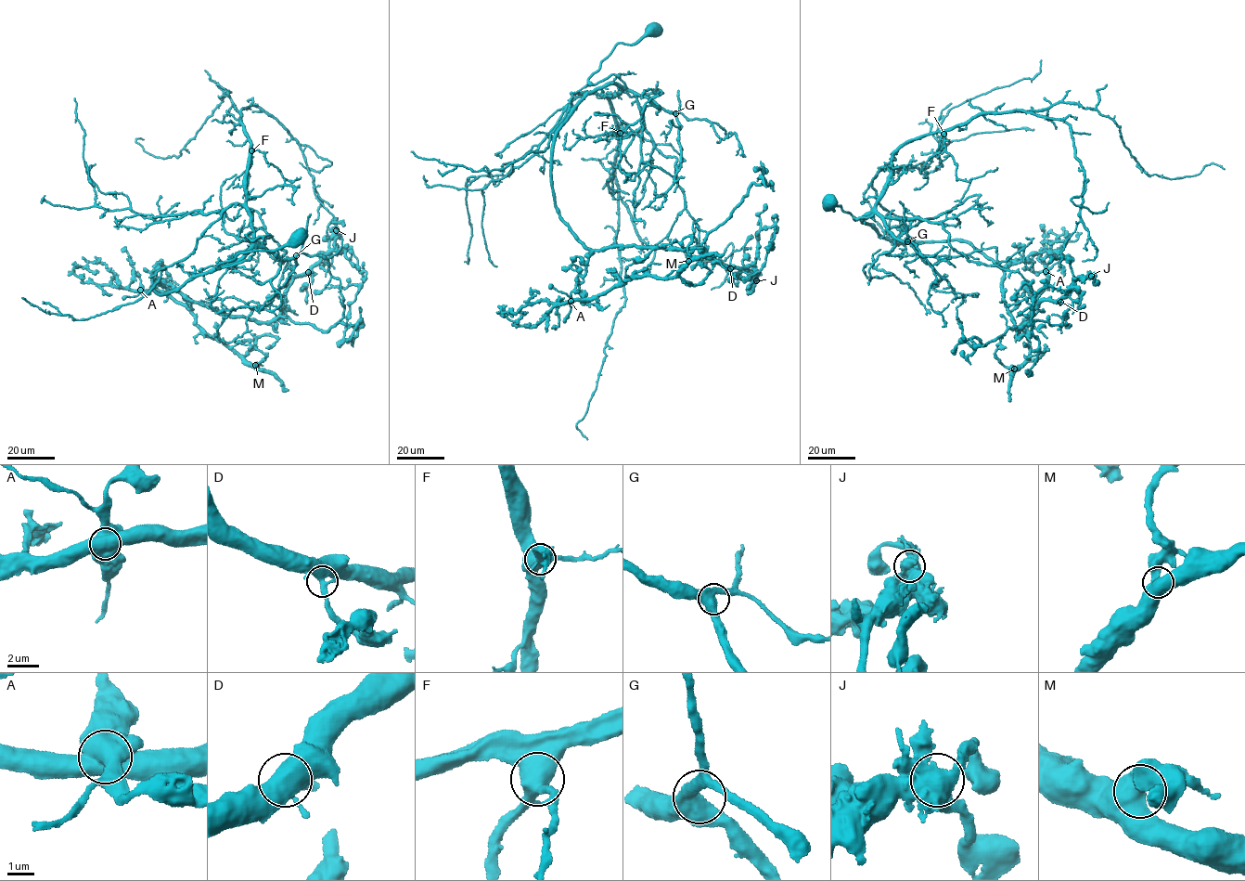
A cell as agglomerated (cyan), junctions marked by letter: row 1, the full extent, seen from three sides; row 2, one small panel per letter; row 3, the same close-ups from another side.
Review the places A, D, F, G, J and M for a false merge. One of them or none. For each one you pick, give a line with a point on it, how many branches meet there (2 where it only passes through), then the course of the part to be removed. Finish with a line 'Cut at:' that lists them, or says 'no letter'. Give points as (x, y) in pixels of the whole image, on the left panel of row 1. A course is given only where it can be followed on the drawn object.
A: (140, 290) | 3 | (140, 290), (169, 294), (208, 334), (219, 339), (246, 361), (258, 366), (264, 357), (250, 344), (234, 342)
Cut at: A

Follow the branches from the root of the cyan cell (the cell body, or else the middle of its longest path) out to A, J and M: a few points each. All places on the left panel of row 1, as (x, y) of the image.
A: (298, 237), (167, 293), (151, 287), (172, 289), (160, 278), (140, 290)
J: (298, 237), (167, 293), (151, 287), (153, 278), (270, 321), (336, 230)
M: (298, 237), (167, 293), (151, 287), (172, 289), (160, 278), (142, 291), (168, 292), (255, 365)

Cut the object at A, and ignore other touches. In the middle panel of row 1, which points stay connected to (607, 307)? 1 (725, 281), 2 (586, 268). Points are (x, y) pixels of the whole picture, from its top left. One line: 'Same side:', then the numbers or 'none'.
Same side: 1, 2

